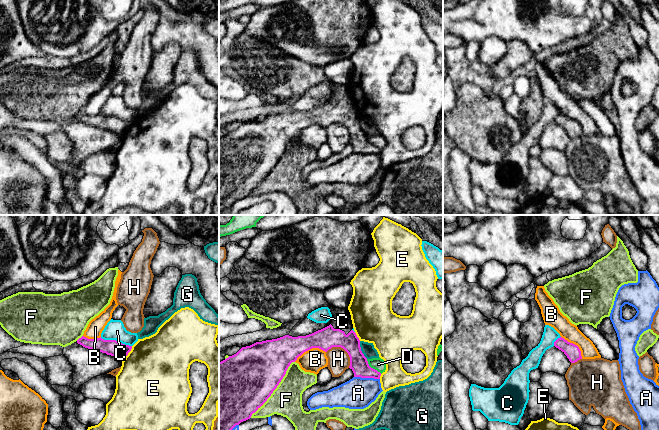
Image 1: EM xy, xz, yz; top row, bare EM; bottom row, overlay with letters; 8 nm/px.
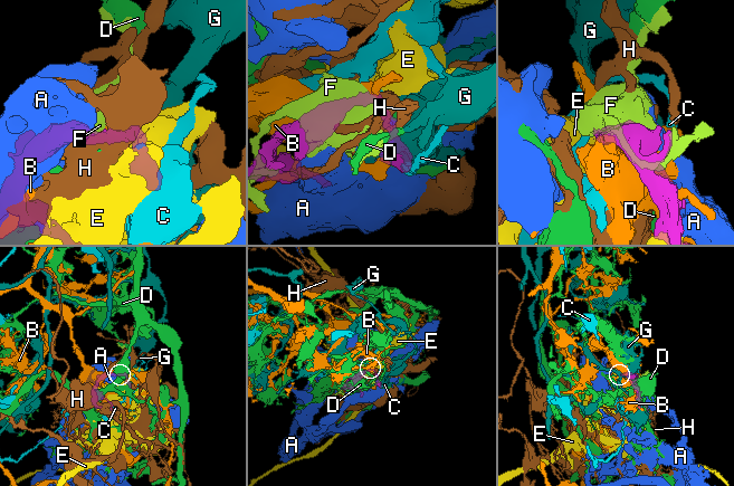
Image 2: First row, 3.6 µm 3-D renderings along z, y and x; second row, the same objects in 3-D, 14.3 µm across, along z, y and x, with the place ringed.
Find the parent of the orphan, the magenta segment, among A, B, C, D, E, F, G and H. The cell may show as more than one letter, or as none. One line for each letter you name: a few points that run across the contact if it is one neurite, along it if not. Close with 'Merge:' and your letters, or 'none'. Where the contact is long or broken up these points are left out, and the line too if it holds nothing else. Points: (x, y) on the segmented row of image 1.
Merge: none

